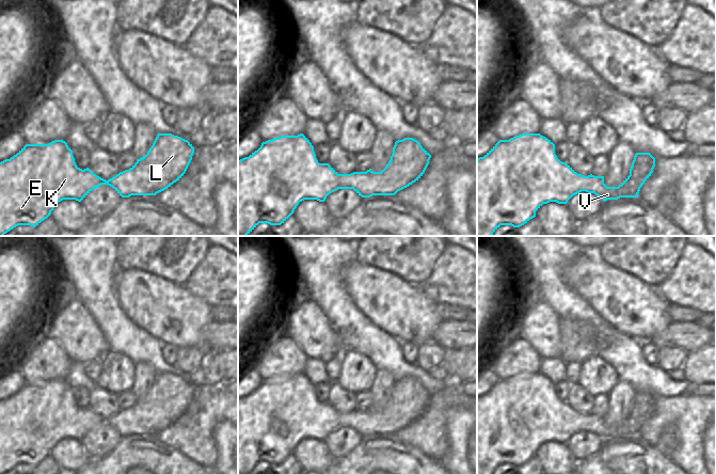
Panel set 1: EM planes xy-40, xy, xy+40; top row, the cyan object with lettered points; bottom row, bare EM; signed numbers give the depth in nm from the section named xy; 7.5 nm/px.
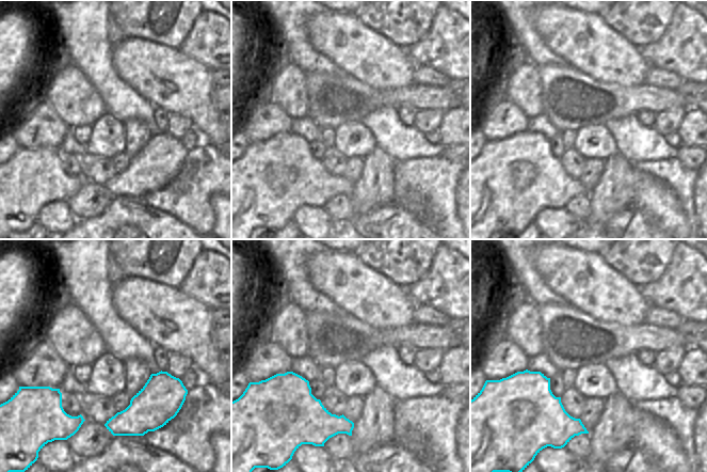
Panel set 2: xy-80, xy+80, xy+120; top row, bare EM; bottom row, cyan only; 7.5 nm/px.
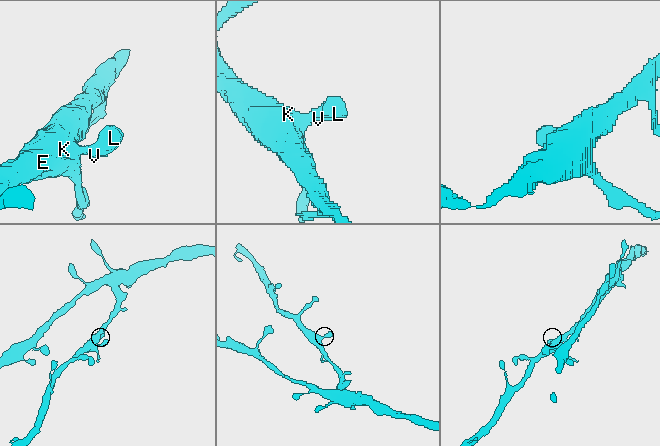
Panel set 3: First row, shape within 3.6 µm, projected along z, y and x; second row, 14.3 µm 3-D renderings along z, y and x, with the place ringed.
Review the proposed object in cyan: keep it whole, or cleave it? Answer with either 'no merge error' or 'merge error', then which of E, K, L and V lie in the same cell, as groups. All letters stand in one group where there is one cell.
no merge error; groups E K L V

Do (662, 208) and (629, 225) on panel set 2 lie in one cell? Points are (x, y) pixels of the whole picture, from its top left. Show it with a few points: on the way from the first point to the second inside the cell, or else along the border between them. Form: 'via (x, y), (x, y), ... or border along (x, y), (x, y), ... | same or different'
border along (633, 206), (658, 227) | different

